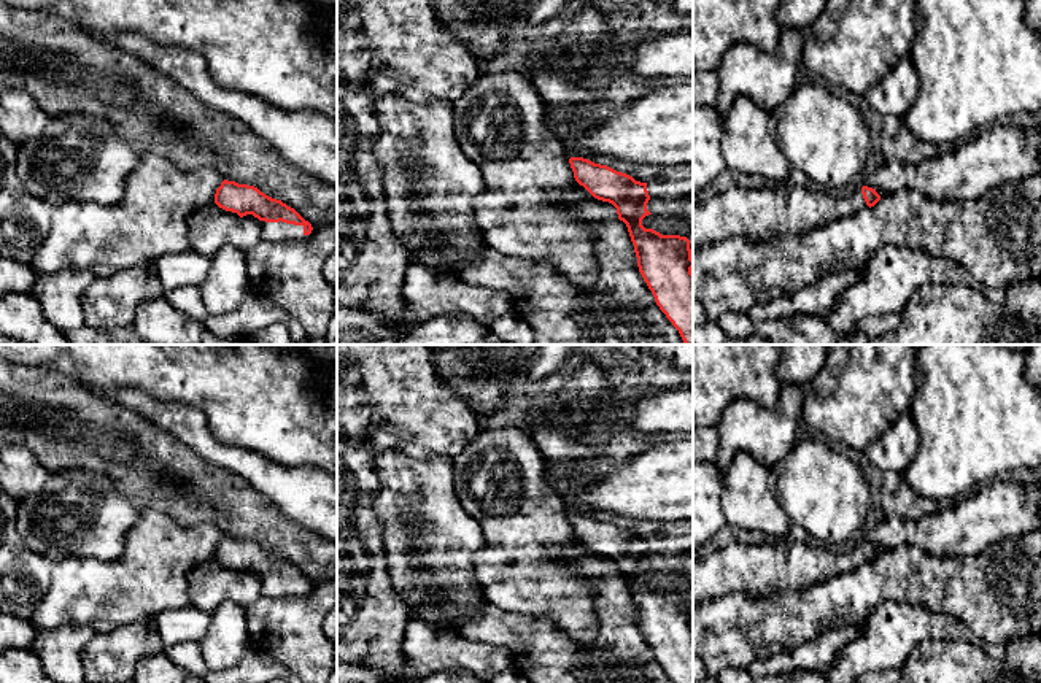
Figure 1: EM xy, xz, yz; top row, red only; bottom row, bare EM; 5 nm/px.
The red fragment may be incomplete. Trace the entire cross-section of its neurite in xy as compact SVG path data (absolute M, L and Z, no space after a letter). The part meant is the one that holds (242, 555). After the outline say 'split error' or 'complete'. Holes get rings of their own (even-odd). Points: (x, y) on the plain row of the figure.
M224 535L216 545L215 559L240 573L246 570L257 573L261 577L261 594L265 597L299 597L315 588L312 580L294 564L265 551L254 542Z | split error

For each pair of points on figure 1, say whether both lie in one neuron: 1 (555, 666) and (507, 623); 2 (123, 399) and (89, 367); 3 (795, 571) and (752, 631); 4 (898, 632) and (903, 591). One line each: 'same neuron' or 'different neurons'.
1: same neuron
2: different neurons
3: different neurons
4: different neurons

